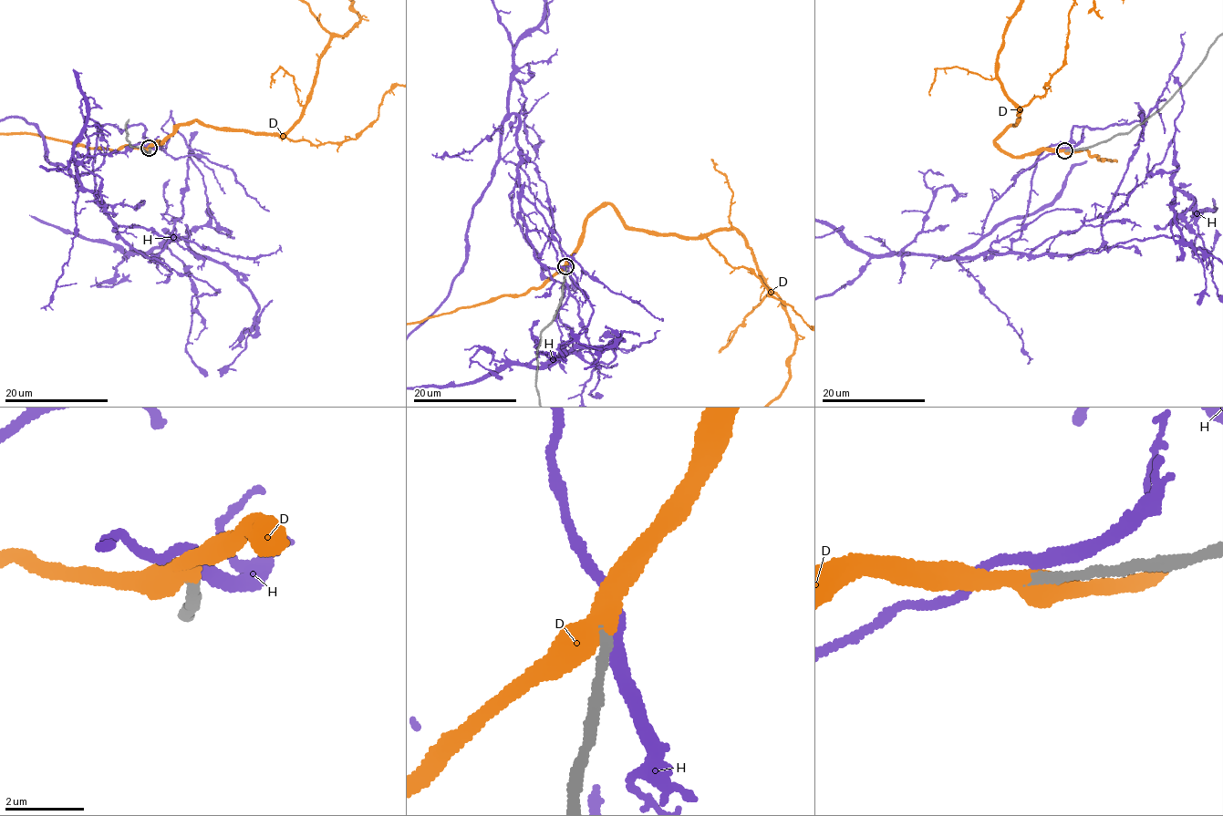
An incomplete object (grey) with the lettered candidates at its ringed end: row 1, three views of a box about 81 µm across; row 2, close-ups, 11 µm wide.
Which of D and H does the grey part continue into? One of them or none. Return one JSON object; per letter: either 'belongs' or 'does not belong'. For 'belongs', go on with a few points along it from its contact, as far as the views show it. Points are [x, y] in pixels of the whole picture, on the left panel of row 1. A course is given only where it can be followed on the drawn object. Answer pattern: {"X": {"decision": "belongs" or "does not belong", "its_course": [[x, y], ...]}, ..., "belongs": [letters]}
{"D": {"decision": "belongs"}, "H": {"decision": "does not belong"}, "belongs": ["D"]}

